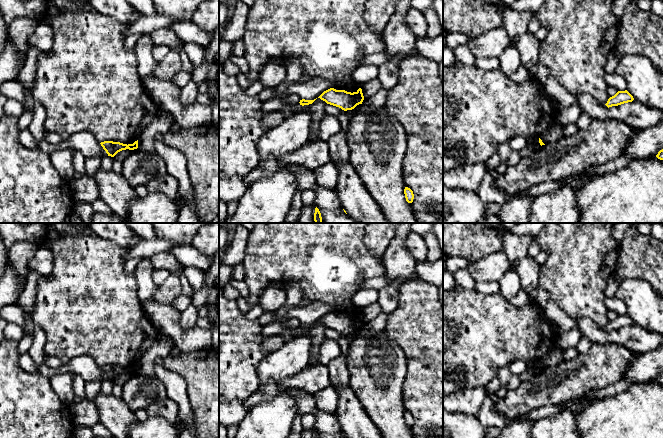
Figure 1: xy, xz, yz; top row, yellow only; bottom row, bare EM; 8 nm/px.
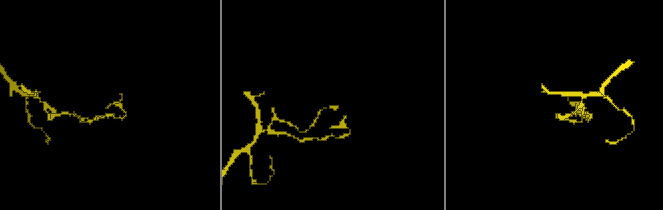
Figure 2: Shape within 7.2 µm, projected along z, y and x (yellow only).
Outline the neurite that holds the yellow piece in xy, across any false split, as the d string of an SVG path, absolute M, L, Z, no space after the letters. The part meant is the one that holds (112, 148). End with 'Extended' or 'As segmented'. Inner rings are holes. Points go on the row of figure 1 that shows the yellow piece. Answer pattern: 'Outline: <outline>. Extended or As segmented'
Outline: M138 140L133 144L123 144L120 142L104 141L100 143L103 149L106 151L108 156L114 157L118 152L122 150L134 150L138 148Z. As segmented

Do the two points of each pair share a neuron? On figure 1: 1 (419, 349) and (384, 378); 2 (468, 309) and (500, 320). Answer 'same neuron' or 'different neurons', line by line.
1: different neurons
2: same neuron

